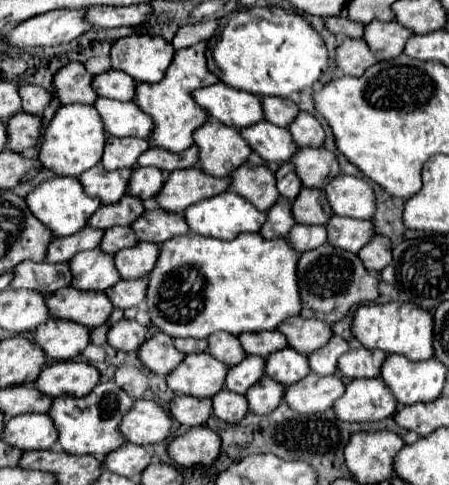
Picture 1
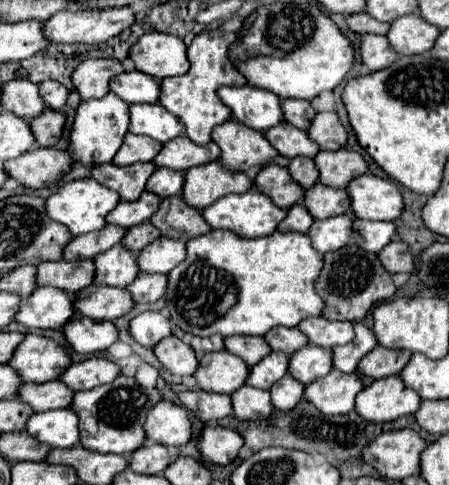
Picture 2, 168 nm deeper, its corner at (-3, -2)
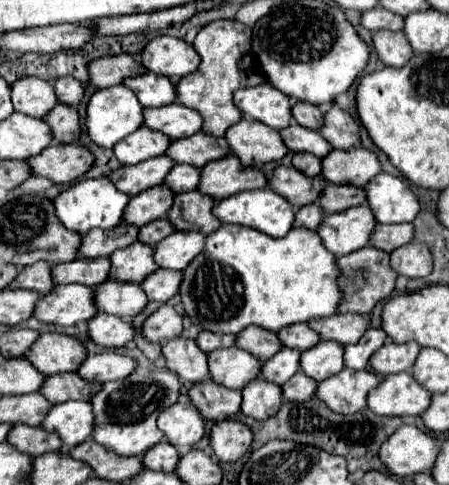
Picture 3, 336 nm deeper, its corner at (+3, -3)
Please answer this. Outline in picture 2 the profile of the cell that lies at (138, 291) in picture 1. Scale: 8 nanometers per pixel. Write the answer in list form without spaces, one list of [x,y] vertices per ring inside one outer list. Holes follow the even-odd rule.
[[[140,272],[136,276],[136,280],[126,286],[126,290],[130,292],[130,296],[136,304],[150,304],[150,302],[156,302],[158,298],[162,298],[166,282],[168,282],[166,274],[144,274],[144,272]]]

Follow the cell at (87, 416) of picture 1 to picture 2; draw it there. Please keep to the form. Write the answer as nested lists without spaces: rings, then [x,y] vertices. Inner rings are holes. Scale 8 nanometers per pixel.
[[[120,376],[112,384],[104,384],[100,388],[92,388],[86,392],[76,392],[70,408],[78,416],[78,428],[80,428],[80,444],[86,450],[100,452],[100,454],[120,454],[130,456],[136,448],[144,444],[144,418],[152,406],[160,402],[160,392],[156,388],[144,390],[136,384],[134,378]]]

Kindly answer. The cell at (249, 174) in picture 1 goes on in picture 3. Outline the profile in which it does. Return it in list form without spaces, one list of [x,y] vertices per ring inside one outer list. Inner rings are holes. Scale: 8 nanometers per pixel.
[[[276,167],[268,183],[286,201],[294,203],[296,207],[304,207],[322,195],[326,179],[322,175],[308,177],[294,167]]]

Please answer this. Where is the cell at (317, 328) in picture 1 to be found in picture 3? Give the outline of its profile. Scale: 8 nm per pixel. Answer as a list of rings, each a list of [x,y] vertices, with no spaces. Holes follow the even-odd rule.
[[[338,313],[332,317],[314,319],[314,321],[310,321],[310,327],[314,331],[318,331],[322,335],[322,339],[334,339],[338,343],[350,345],[350,343],[358,343],[358,339],[370,327],[370,321],[368,321],[368,317],[364,317],[360,313],[346,313],[346,315]]]

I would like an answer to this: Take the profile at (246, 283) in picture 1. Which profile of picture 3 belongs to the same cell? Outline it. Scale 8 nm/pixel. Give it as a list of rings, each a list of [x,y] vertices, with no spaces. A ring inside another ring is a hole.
[[[222,225],[218,231],[206,237],[204,253],[184,269],[184,279],[180,287],[180,309],[194,325],[200,325],[206,331],[214,333],[240,333],[248,325],[260,325],[268,331],[280,331],[282,327],[328,317],[338,311],[342,289],[338,287],[340,269],[336,255],[332,255],[320,235],[310,229],[292,229],[286,237],[274,239],[266,233],[260,233],[244,225]]]

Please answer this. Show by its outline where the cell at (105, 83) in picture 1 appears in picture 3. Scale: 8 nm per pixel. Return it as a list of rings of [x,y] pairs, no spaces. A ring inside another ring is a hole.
[[[146,73],[134,79],[126,79],[124,85],[138,95],[138,101],[144,107],[164,107],[176,101],[176,83],[170,77]]]

